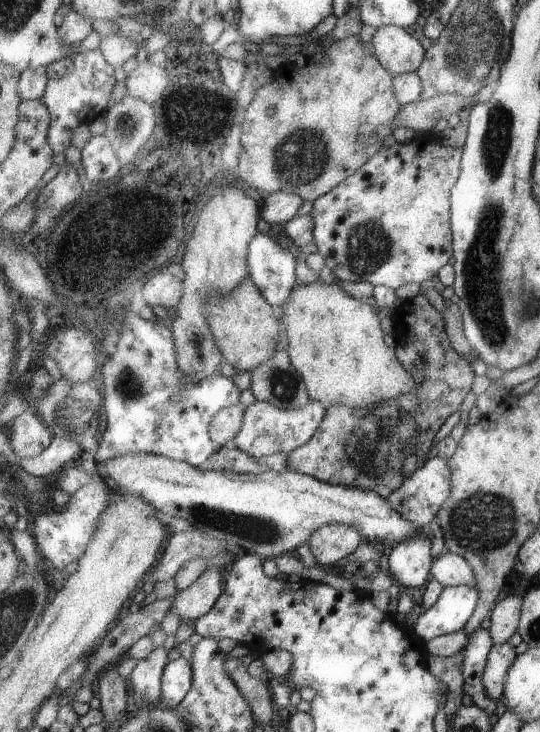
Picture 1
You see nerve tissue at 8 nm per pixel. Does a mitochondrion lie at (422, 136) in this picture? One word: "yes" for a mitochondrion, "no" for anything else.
no

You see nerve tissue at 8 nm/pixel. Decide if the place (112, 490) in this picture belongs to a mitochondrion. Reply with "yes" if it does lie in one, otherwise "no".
no

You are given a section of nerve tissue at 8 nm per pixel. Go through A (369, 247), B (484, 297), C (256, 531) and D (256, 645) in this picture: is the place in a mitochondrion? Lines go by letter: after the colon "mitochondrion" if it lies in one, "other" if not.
A: mitochondrion
B: mitochondrion
C: mitochondrion
D: other

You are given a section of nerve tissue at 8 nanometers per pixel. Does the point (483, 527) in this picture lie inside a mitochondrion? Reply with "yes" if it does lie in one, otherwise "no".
yes

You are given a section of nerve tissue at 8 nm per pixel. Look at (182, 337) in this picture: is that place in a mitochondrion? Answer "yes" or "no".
no

